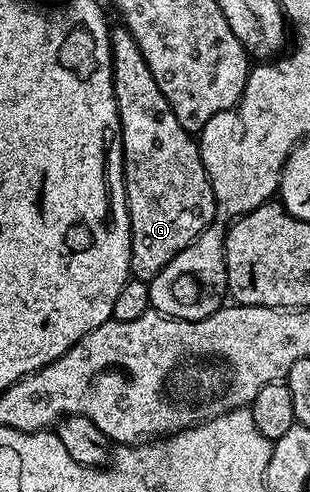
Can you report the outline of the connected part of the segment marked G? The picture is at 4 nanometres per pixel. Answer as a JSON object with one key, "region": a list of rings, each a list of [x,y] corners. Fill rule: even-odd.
{"region":[[[124,25],[114,26],[111,31],[113,44],[113,96],[117,102],[117,115],[121,118],[119,142],[125,164],[125,200],[129,206],[129,274],[135,280],[148,281],[171,261],[191,241],[199,237],[203,228],[214,222],[217,203],[213,199],[213,190],[209,184],[209,174],[201,160],[201,147],[198,140],[183,125],[171,109],[159,81],[151,77],[135,37],[131,37],[129,28]]]}

